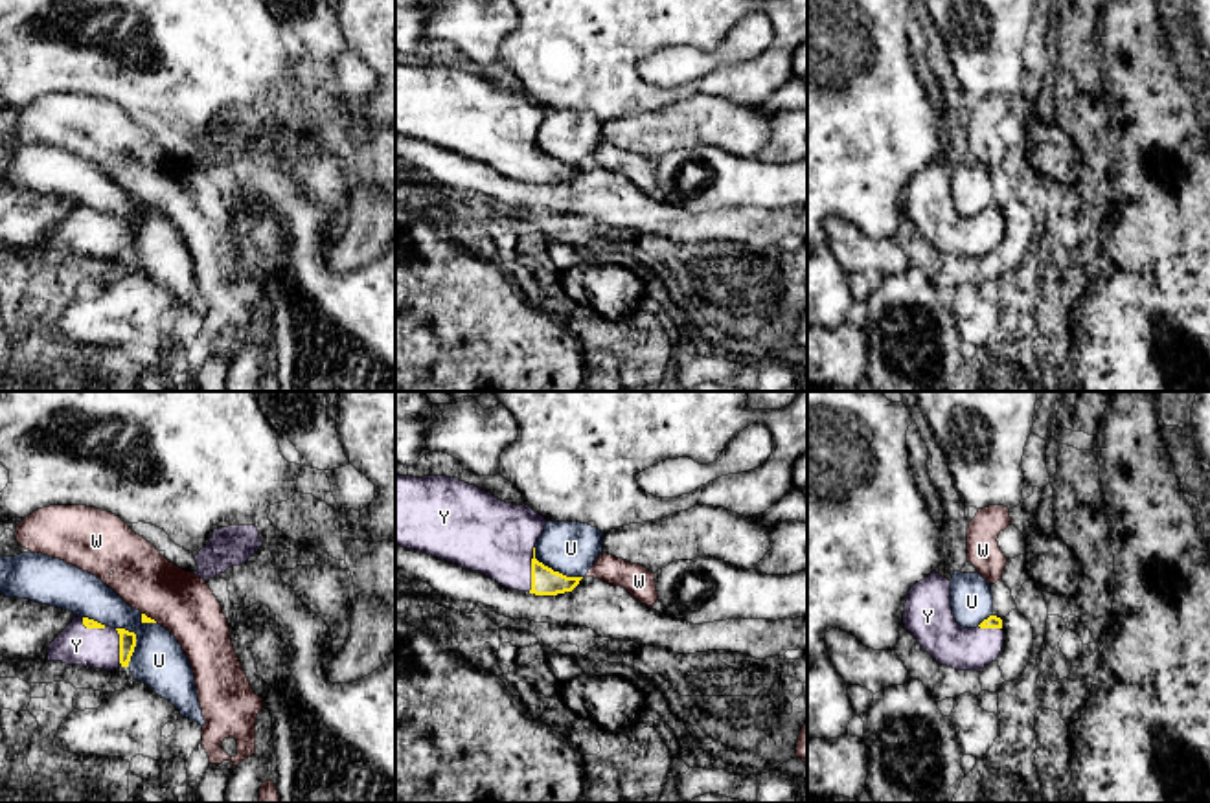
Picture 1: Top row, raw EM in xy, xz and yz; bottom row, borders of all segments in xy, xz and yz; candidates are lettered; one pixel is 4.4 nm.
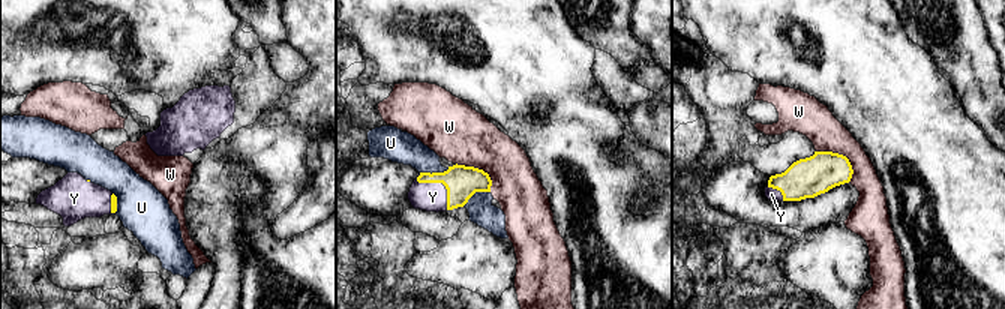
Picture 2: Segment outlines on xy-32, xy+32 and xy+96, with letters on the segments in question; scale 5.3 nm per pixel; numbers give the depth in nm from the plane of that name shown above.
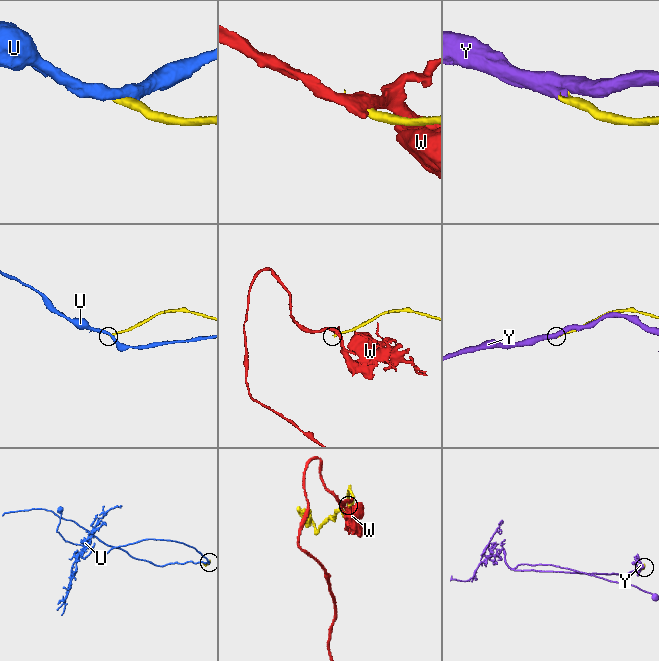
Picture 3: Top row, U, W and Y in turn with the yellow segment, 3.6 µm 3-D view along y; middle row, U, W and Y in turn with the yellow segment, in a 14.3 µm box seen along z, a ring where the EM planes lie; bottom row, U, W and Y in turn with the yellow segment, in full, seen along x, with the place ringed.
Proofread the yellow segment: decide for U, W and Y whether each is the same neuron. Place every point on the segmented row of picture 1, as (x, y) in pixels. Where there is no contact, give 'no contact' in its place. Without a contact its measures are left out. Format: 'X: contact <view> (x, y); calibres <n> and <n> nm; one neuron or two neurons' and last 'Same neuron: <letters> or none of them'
U: contact xz (552, 570); calibres 120 and 240 nm; two neurons
W: contact xy (149, 618); calibres 30 and 280 nm; two neurons
Y: contact xz (532, 568); calibres 120 and 320 nm; one neuron
Same neuron: Y

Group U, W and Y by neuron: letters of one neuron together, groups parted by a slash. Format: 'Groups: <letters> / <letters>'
Groups: U / W / Y

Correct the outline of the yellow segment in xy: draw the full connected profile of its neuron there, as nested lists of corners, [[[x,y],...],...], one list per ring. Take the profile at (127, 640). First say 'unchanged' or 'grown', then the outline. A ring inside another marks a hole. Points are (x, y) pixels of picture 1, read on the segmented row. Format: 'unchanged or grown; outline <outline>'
grown; outline [[[77,616],[50,643],[48,662],[114,671],[129,667],[134,647],[134,632]]]

